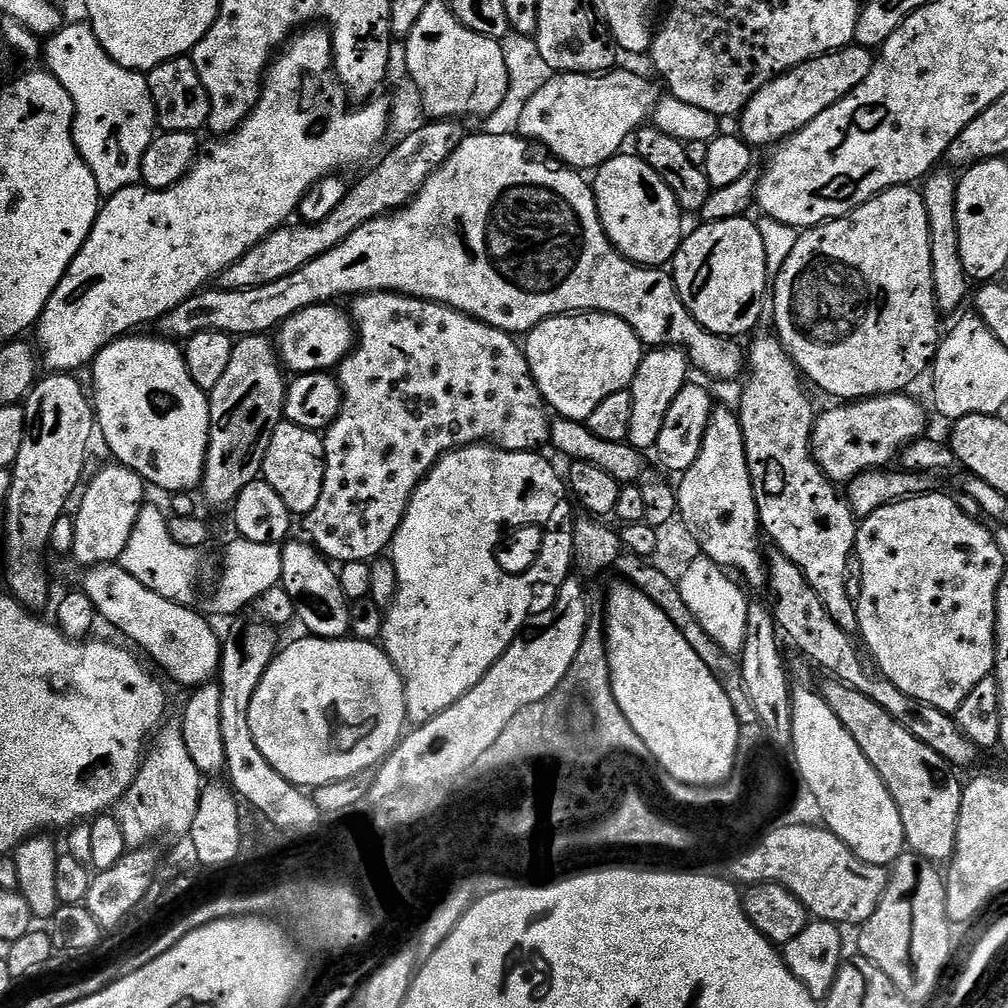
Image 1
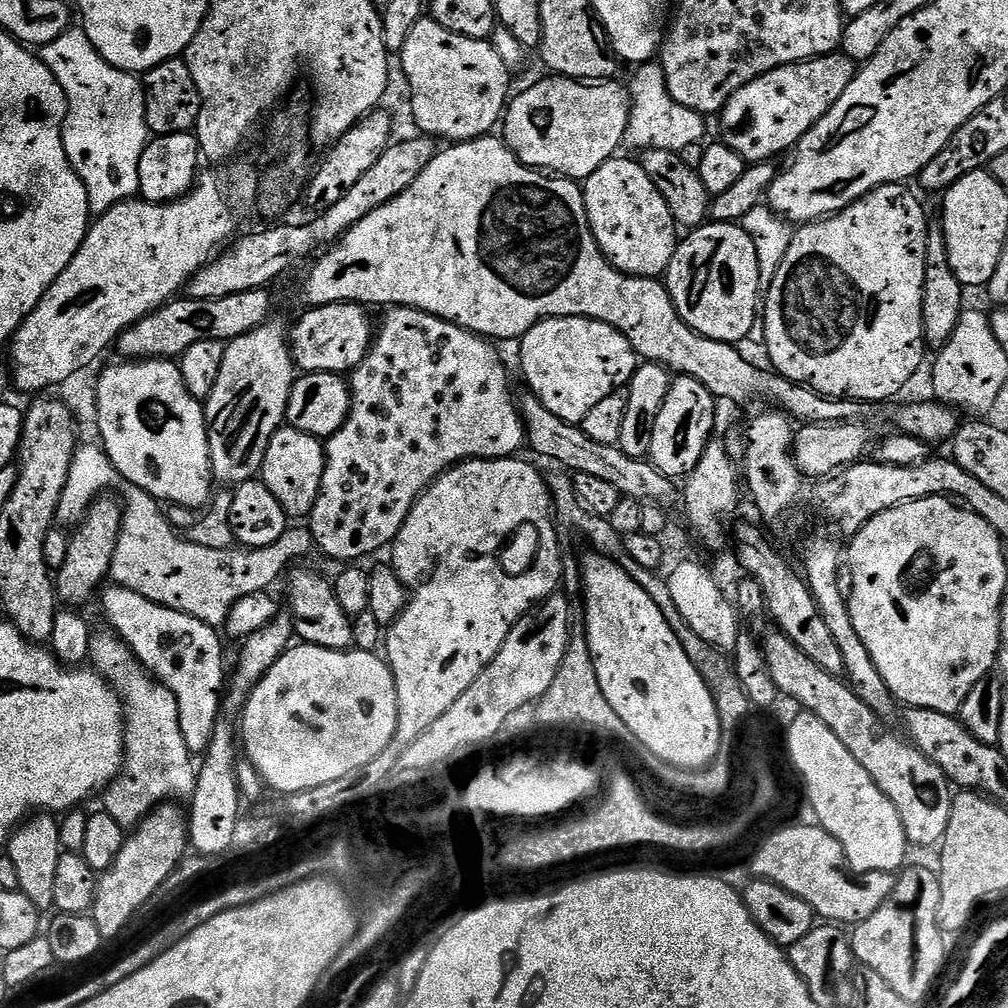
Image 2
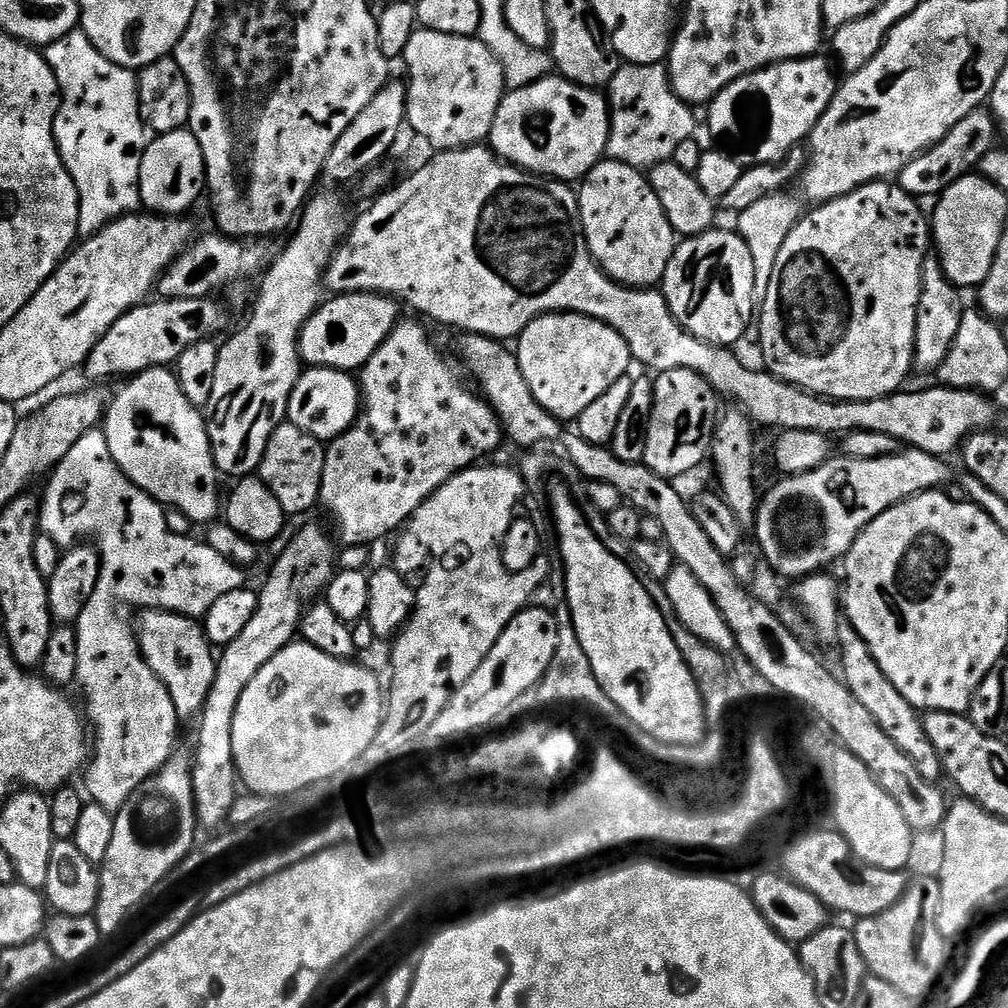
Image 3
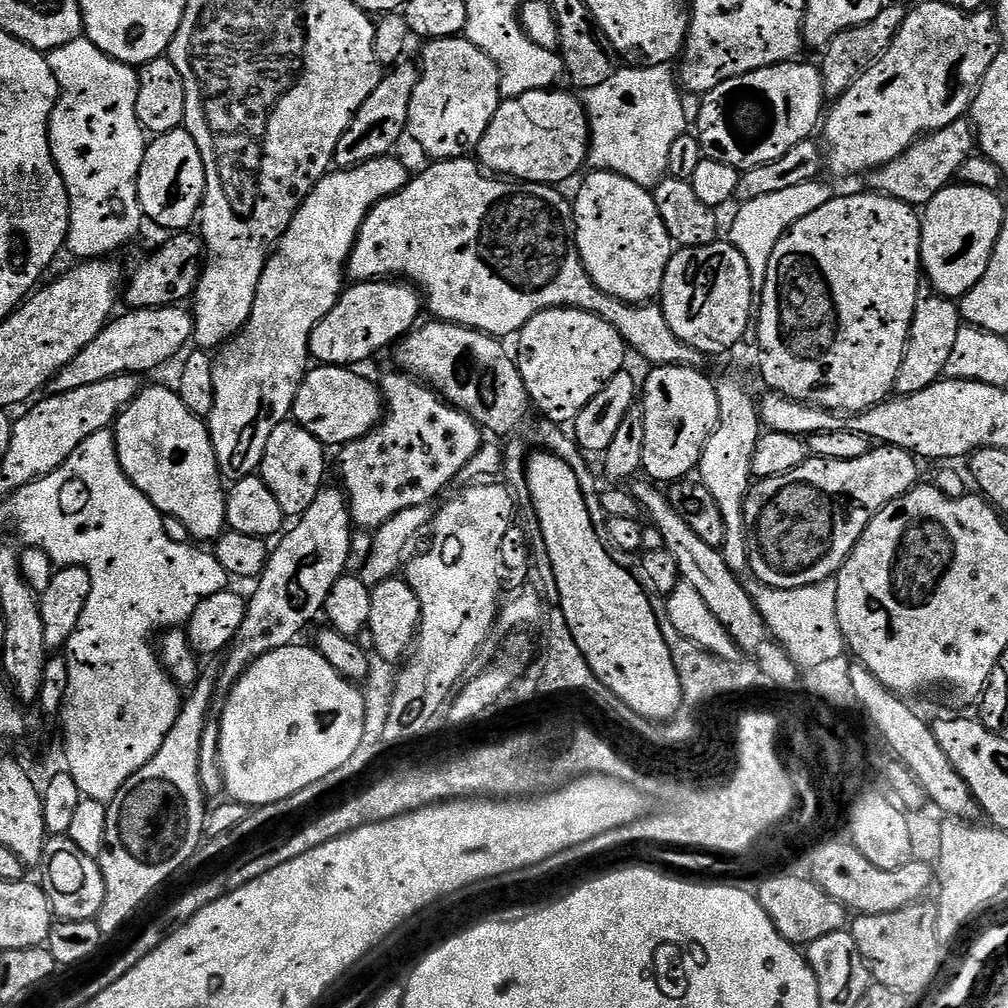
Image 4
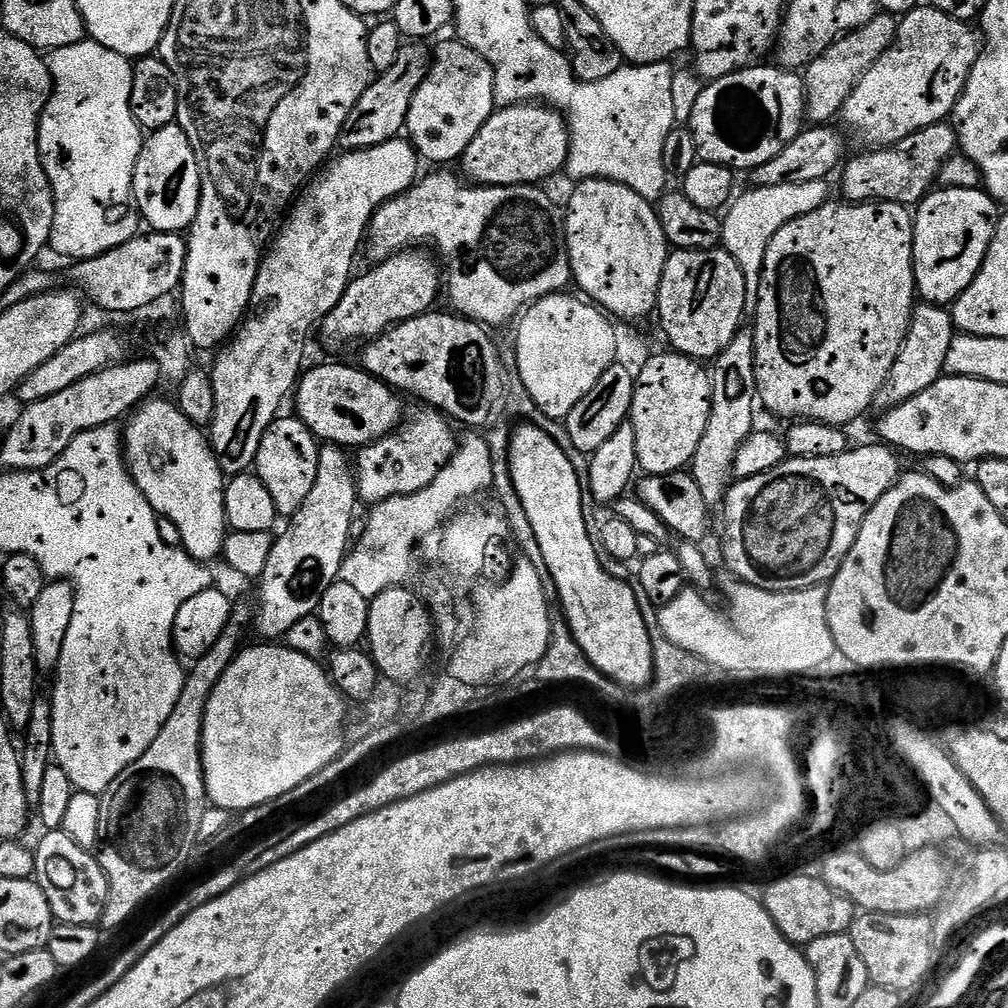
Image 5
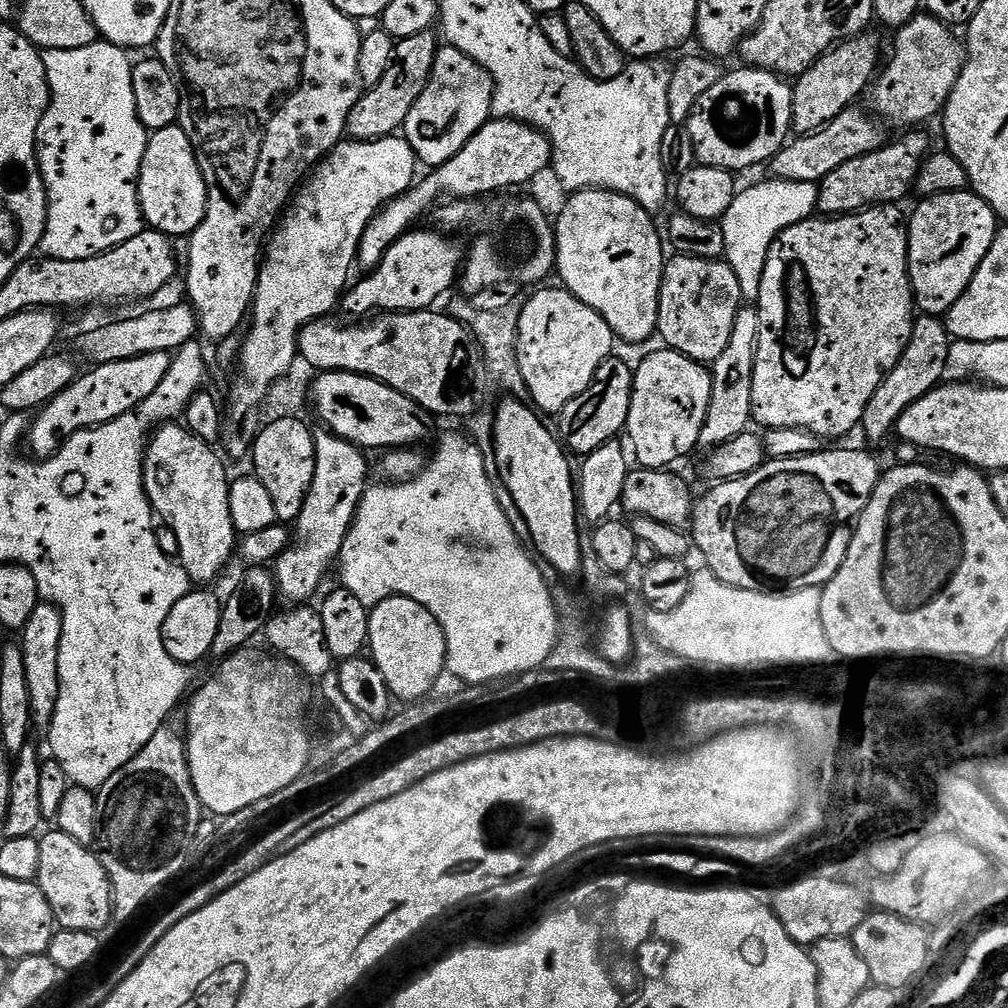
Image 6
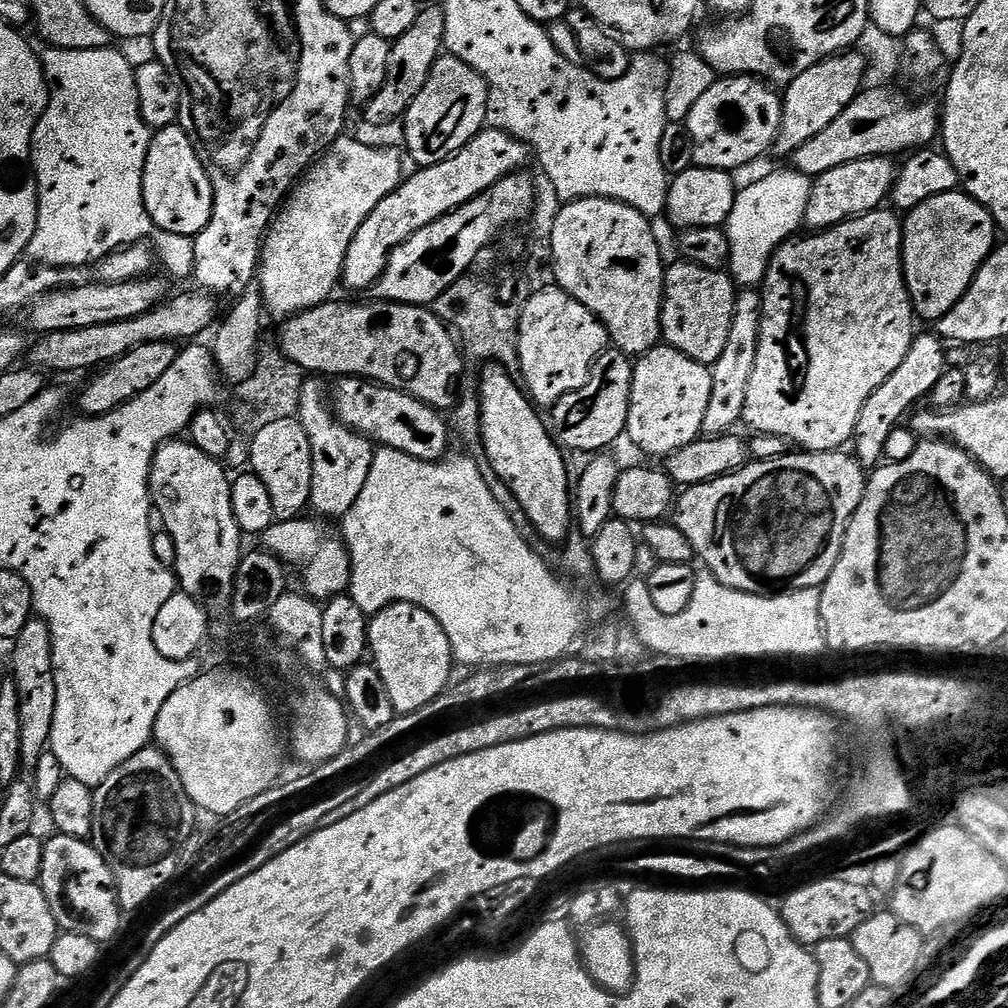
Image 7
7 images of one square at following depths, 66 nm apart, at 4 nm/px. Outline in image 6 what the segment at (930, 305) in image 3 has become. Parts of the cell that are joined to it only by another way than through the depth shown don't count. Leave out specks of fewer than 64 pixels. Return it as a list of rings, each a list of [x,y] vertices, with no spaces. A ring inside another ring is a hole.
[[[927,314],[915,317],[902,358],[888,371],[878,390],[874,390],[874,398],[870,398],[866,406],[862,432],[864,428],[865,434],[872,440],[884,440],[888,435],[890,437],[893,435],[898,418],[902,418],[904,411],[914,406],[918,398],[922,398],[944,380],[949,343],[950,337],[948,331],[944,329],[941,317]]]

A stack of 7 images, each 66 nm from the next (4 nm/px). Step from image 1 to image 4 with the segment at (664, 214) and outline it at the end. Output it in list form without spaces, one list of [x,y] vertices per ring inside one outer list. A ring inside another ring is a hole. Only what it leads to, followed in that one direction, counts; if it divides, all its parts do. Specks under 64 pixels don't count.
[[[618,172],[589,173],[576,192],[576,200],[574,196],[572,215],[576,249],[590,278],[607,296],[628,304],[655,301],[674,245],[652,192]]]

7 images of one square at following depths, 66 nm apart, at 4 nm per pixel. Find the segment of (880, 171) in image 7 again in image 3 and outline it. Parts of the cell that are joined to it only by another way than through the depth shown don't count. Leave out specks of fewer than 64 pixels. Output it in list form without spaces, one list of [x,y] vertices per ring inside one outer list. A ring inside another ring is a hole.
[[[983,107],[976,108],[966,114],[966,118],[962,118],[962,122],[958,122],[958,126],[954,126],[944,140],[940,140],[920,156],[915,156],[898,174],[898,183],[904,192],[911,196],[939,197],[945,188],[954,186],[954,182],[979,169],[982,158],[986,158],[988,151],[997,147],[997,144],[996,117]]]

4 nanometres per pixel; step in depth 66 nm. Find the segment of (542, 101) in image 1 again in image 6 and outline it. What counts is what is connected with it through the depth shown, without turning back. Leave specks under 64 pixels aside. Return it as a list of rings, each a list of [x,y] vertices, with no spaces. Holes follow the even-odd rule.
[[[489,119],[487,124],[484,124],[473,134],[470,142],[466,142],[466,146],[462,146],[462,150],[458,154],[454,154],[454,158],[450,158],[445,164],[435,165],[429,171],[432,173],[425,180],[423,178],[417,179],[408,191],[391,200],[376,213],[376,217],[368,223],[368,228],[364,231],[364,237],[360,243],[358,253],[359,267],[364,267],[364,270],[377,268],[382,262],[386,250],[390,250],[390,246],[396,240],[399,240],[405,232],[409,231],[413,226],[419,225],[416,223],[428,211],[429,215],[445,198],[452,197],[471,201],[473,198],[476,198],[472,196],[484,196],[487,192],[500,192],[503,188],[510,187],[511,184],[528,184],[543,168],[547,169],[551,163],[552,144],[543,132],[539,132],[539,130],[533,128],[530,124],[523,124],[520,120]]]

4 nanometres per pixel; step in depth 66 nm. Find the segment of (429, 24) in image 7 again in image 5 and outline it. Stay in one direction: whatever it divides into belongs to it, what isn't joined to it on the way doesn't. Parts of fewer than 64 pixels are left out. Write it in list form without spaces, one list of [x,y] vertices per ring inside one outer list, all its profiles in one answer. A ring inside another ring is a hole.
[[[420,42],[405,43],[403,48],[398,50],[398,58],[390,70],[386,70],[369,88],[362,98],[350,110],[350,118],[340,131],[339,147],[344,152],[356,152],[360,148],[370,146],[382,146],[382,142],[390,142],[397,139],[405,131],[410,106],[414,102],[414,94],[418,94],[418,86],[428,76],[432,68],[433,57],[423,48]]]

